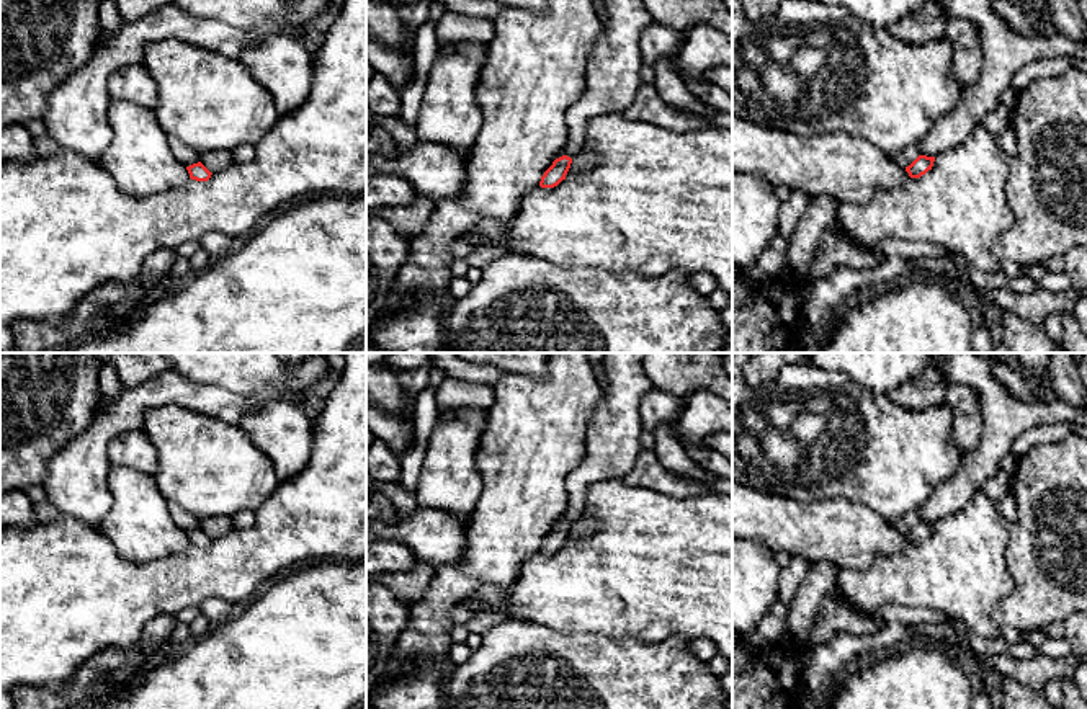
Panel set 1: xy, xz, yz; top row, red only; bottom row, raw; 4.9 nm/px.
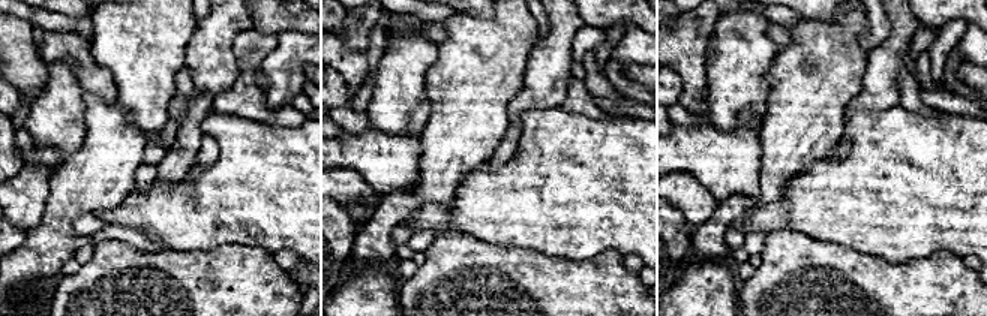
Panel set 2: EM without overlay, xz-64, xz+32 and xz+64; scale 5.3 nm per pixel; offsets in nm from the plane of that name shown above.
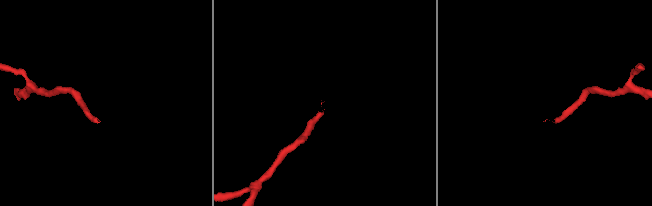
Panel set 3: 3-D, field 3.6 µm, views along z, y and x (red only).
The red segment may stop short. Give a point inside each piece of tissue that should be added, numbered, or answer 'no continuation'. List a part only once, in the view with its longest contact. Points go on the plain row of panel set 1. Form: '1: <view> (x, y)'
1: xz (615, 436)

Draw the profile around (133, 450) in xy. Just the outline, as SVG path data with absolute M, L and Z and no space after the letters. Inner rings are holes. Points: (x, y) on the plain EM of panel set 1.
M142 430L114 438L108 446L108 457L114 469L127 467L150 475L157 472L157 449Z

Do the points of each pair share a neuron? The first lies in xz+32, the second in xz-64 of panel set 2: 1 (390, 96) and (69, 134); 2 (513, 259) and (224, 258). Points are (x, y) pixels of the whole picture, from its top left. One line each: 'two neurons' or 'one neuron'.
1: one neuron
2: one neuron

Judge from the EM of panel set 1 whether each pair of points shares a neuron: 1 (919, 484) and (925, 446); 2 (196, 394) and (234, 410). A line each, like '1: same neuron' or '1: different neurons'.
1: same neuron
2: same neuron

